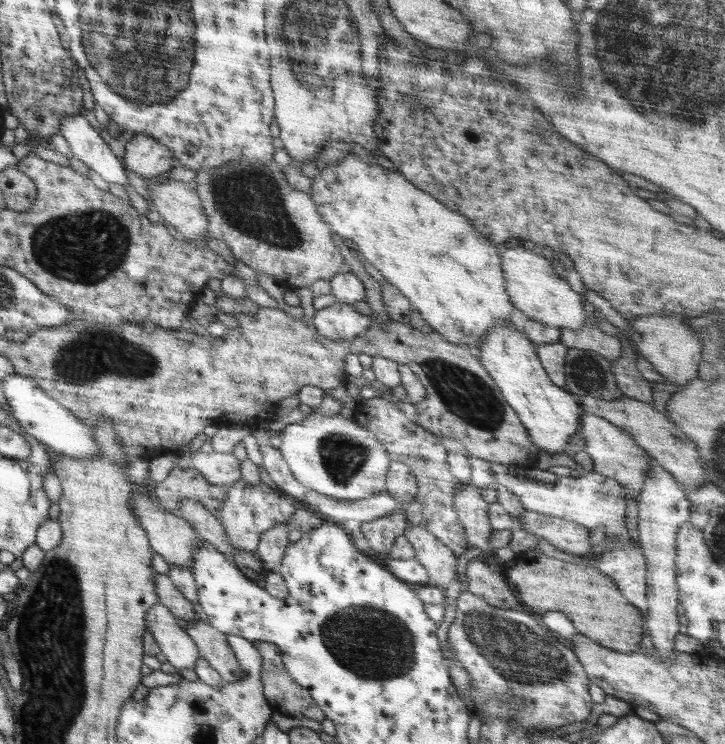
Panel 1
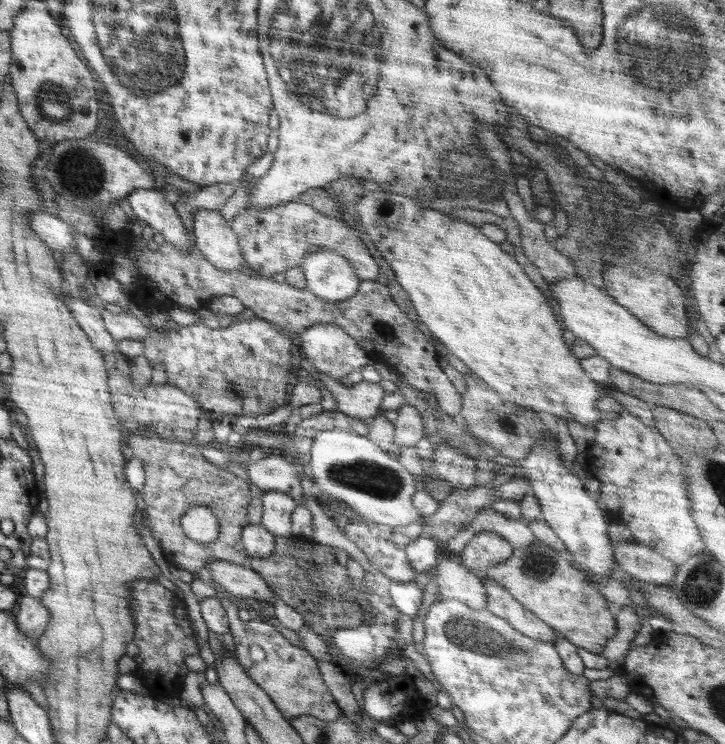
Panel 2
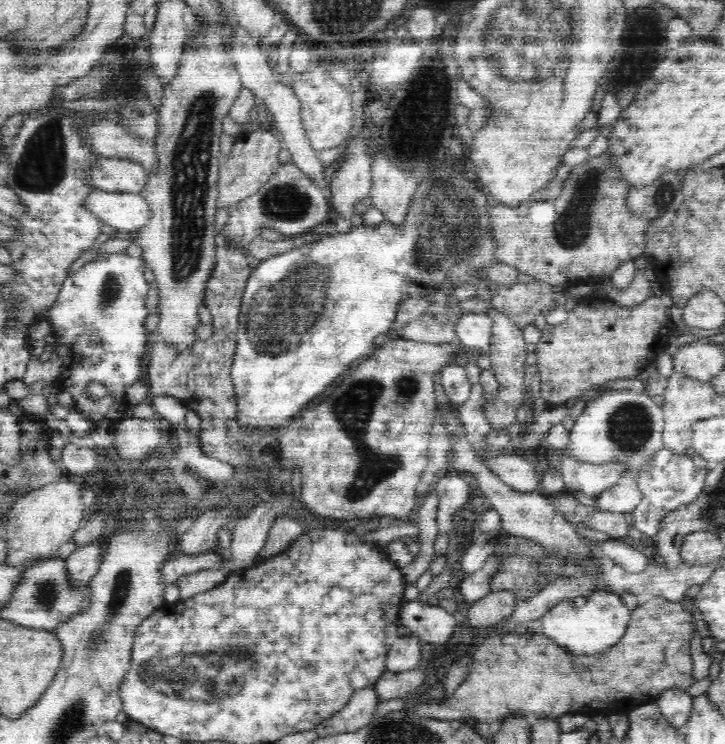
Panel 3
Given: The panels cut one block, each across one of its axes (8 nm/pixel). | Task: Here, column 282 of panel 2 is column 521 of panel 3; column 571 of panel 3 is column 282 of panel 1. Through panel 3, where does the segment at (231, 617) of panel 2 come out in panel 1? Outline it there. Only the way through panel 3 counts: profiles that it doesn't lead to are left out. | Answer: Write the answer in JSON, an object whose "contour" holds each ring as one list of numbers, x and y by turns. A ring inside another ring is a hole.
{"contour":[[253,641,253,645,262,657,260,678,270,708,289,717,309,718,322,723,325,720,324,712,314,702,308,689,291,680,280,648,260,641]]}

